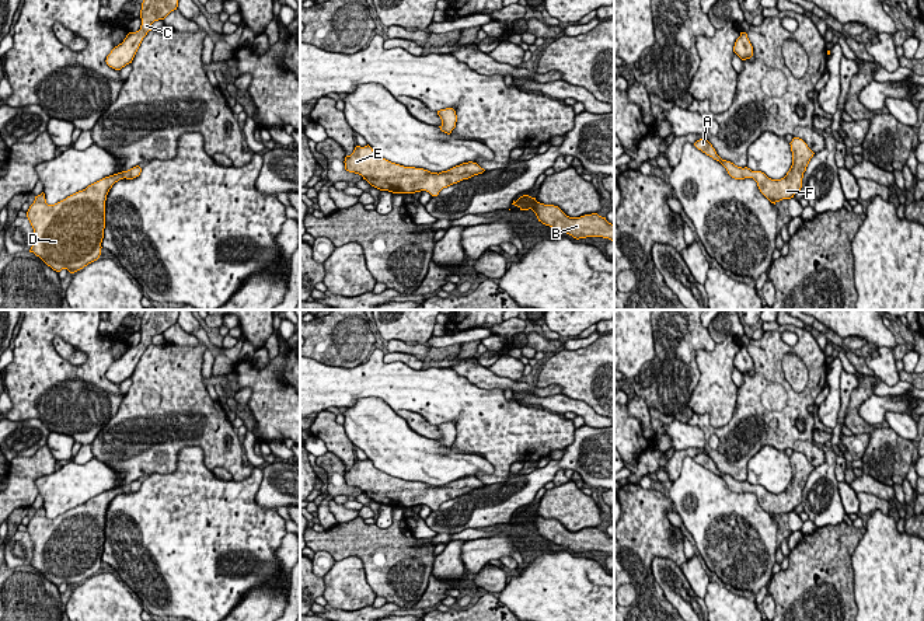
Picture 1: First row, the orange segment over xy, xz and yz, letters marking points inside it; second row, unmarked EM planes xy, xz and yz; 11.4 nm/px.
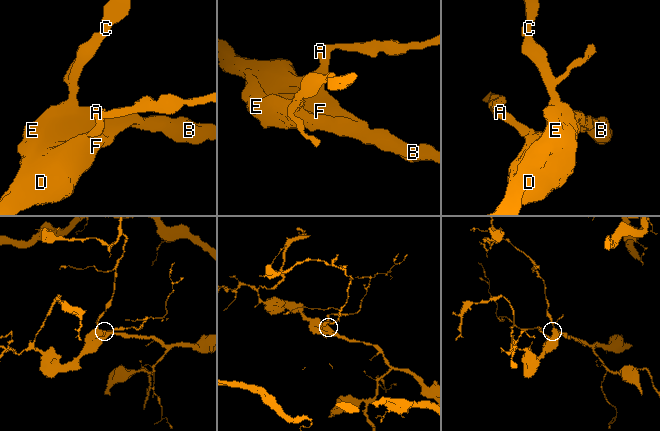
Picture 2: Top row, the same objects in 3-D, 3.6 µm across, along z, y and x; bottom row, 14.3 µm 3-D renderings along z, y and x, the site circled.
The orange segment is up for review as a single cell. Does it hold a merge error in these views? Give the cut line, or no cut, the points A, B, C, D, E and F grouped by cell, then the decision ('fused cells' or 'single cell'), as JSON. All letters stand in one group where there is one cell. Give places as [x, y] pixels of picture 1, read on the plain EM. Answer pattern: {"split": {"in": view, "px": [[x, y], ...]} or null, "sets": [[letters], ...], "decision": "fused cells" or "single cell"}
{"split": null, "sets": [["A", "B", "C", "D", "E", "F"]], "decision": "single cell"}

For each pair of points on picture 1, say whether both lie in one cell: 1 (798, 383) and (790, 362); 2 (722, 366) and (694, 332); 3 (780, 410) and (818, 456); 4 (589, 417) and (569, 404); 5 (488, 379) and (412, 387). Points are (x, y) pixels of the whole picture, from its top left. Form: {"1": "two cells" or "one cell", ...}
{"1": "one cell", "2": "two cells", "3": "one cell", "4": "one cell", "5": "two cells"}

